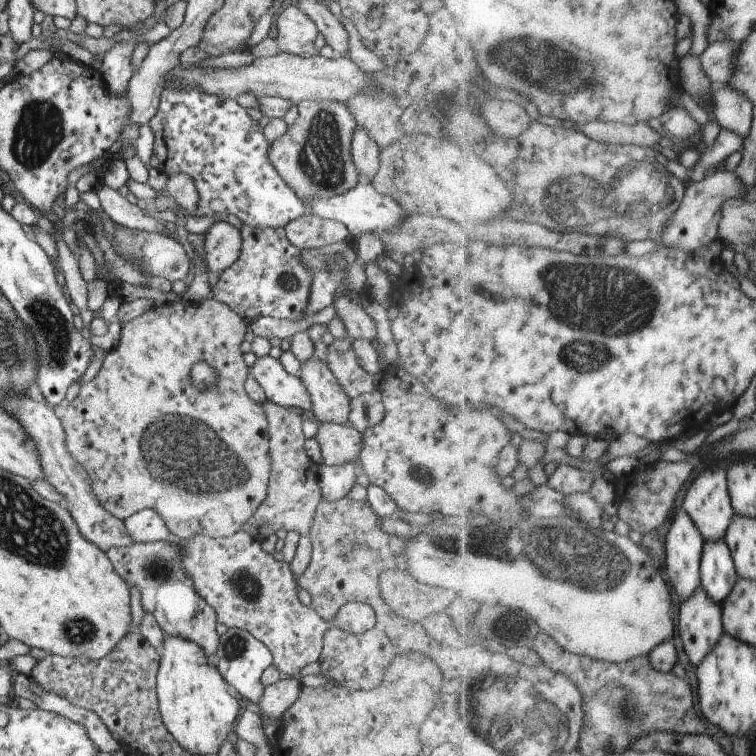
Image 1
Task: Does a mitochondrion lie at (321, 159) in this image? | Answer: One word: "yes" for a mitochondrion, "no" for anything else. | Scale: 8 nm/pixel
yes

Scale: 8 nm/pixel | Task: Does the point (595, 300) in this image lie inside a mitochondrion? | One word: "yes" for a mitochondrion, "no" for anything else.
yes

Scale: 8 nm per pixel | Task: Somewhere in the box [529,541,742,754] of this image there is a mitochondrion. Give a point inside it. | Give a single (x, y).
(626, 710)

